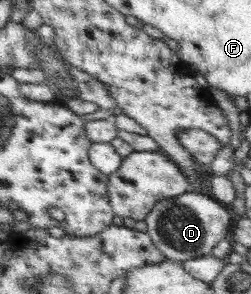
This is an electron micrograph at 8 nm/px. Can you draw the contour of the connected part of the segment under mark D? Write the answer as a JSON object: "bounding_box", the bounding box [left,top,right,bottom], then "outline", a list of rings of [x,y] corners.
{"bounding_box":[146,192,232,262],"outline":[[[186,192],[184,195],[165,199],[146,217],[147,233],[156,246],[174,262],[184,262],[212,255],[220,240],[226,238],[232,226],[232,214],[222,203],[209,194]]]}

